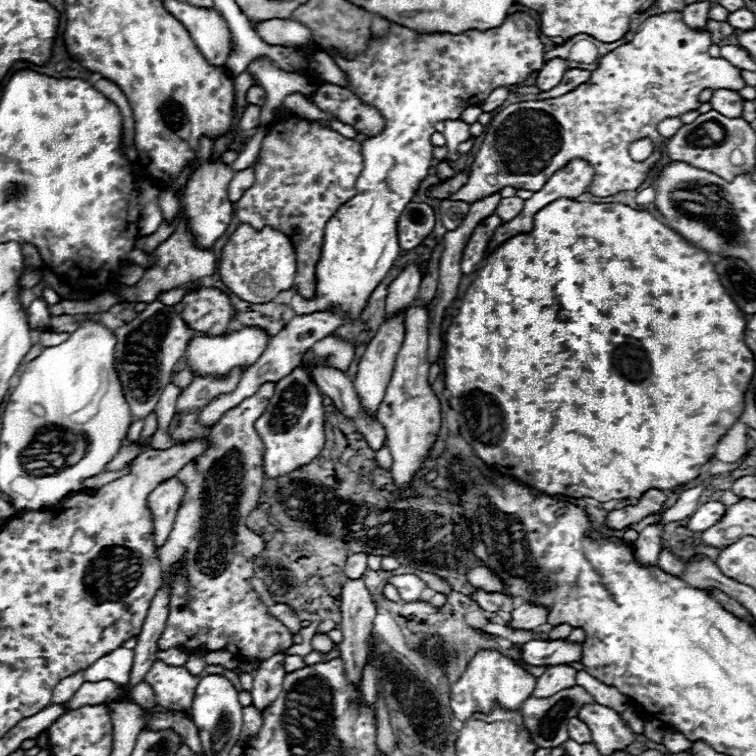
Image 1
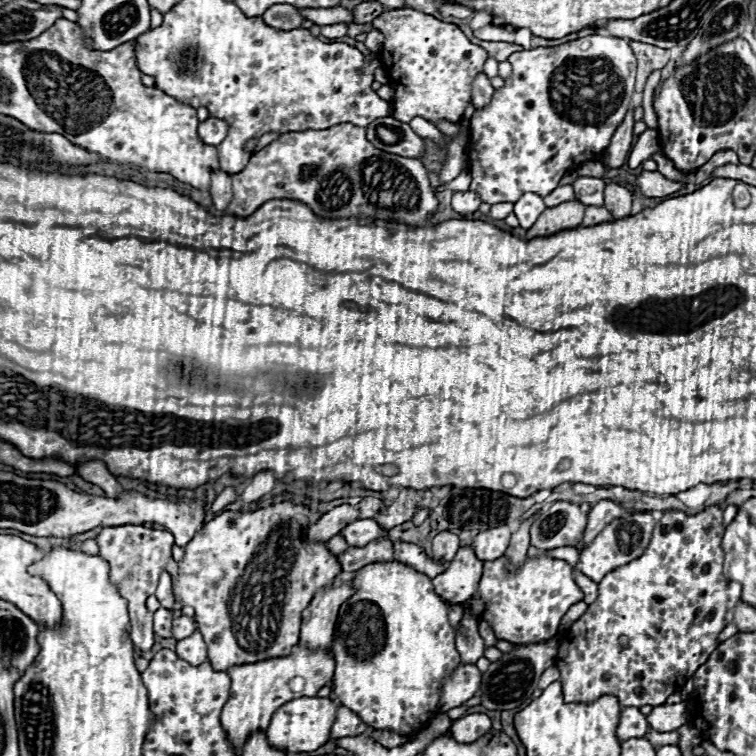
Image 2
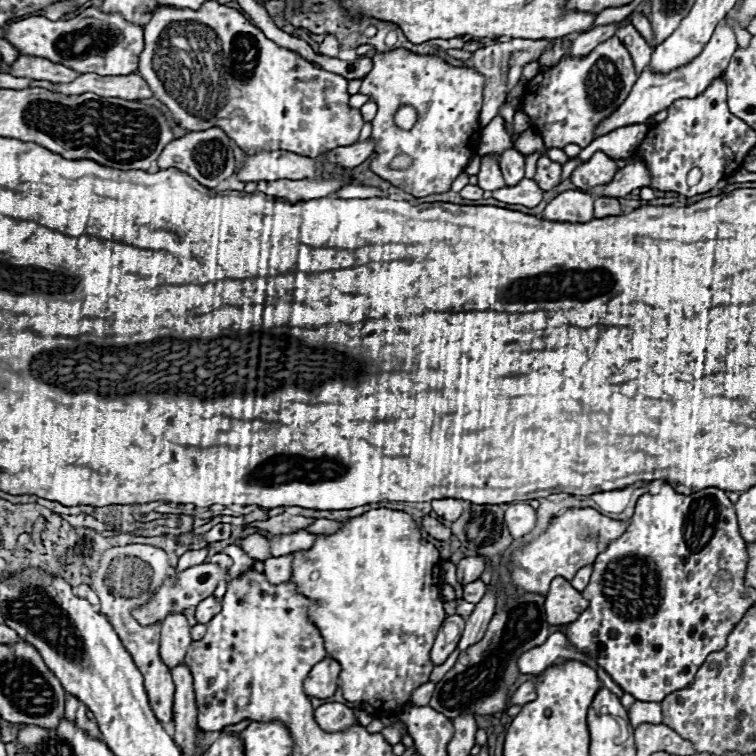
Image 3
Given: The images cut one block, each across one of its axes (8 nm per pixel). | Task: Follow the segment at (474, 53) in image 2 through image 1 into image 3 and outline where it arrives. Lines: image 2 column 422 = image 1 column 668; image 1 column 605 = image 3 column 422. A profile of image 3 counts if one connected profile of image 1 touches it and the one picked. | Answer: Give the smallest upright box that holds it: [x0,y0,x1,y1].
[360,50,484,198]

